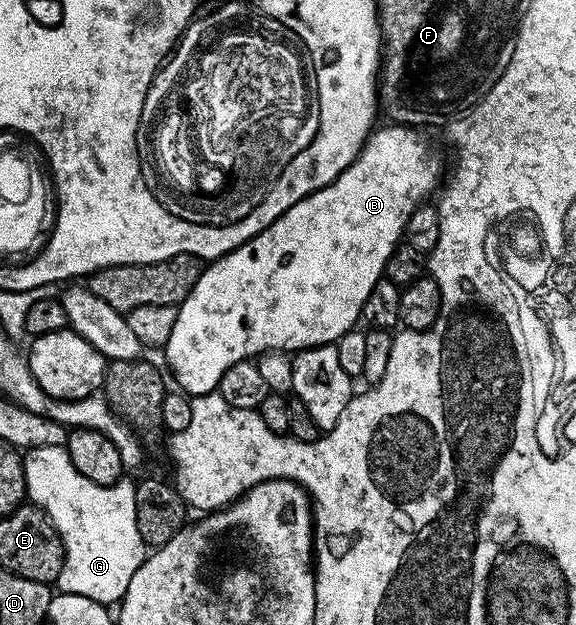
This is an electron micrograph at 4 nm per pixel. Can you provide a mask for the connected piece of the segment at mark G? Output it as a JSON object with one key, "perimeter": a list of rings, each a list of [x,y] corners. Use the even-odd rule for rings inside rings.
{"perimeter":[[[66,446],[31,448],[22,458],[28,500],[43,510],[62,540],[63,563],[56,588],[62,593],[83,595],[106,605],[118,604],[147,554],[147,546],[137,529],[136,484],[127,477],[112,485],[93,483],[73,466]]]}

